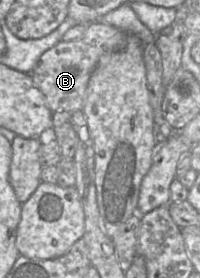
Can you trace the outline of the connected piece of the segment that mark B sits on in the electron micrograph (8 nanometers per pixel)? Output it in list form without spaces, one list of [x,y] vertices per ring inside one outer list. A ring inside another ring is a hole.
[[[103,22],[88,24],[84,35],[76,40],[60,41],[46,50],[40,57],[31,77],[36,87],[43,94],[49,109],[58,111],[81,111],[90,76],[99,61],[106,55],[123,50],[130,34],[113,25]]]

